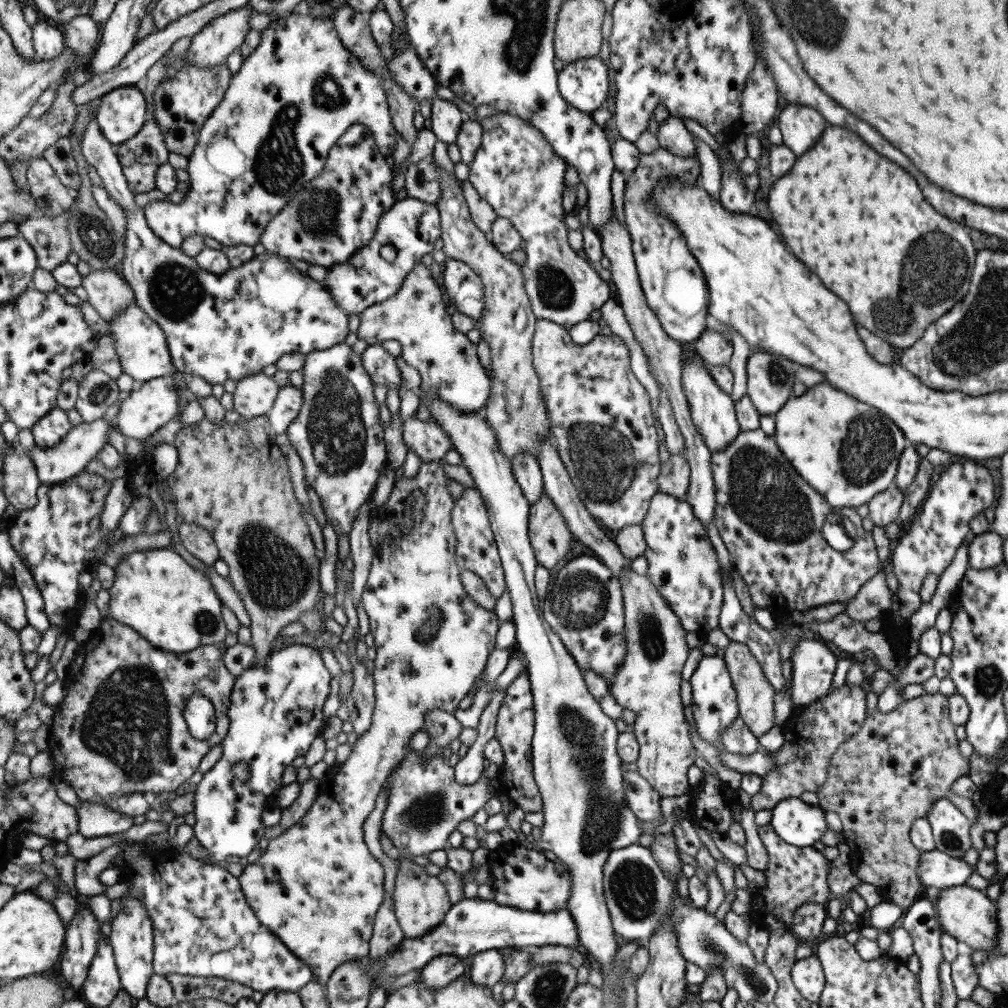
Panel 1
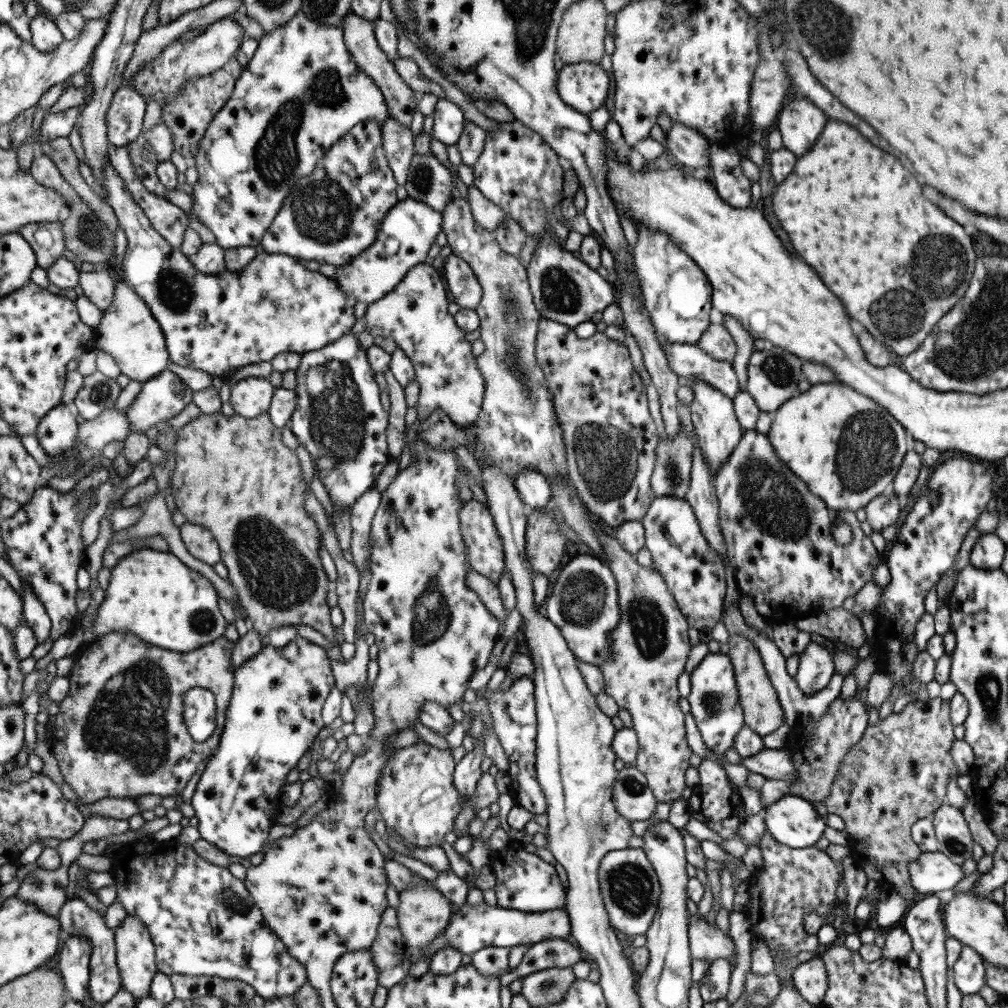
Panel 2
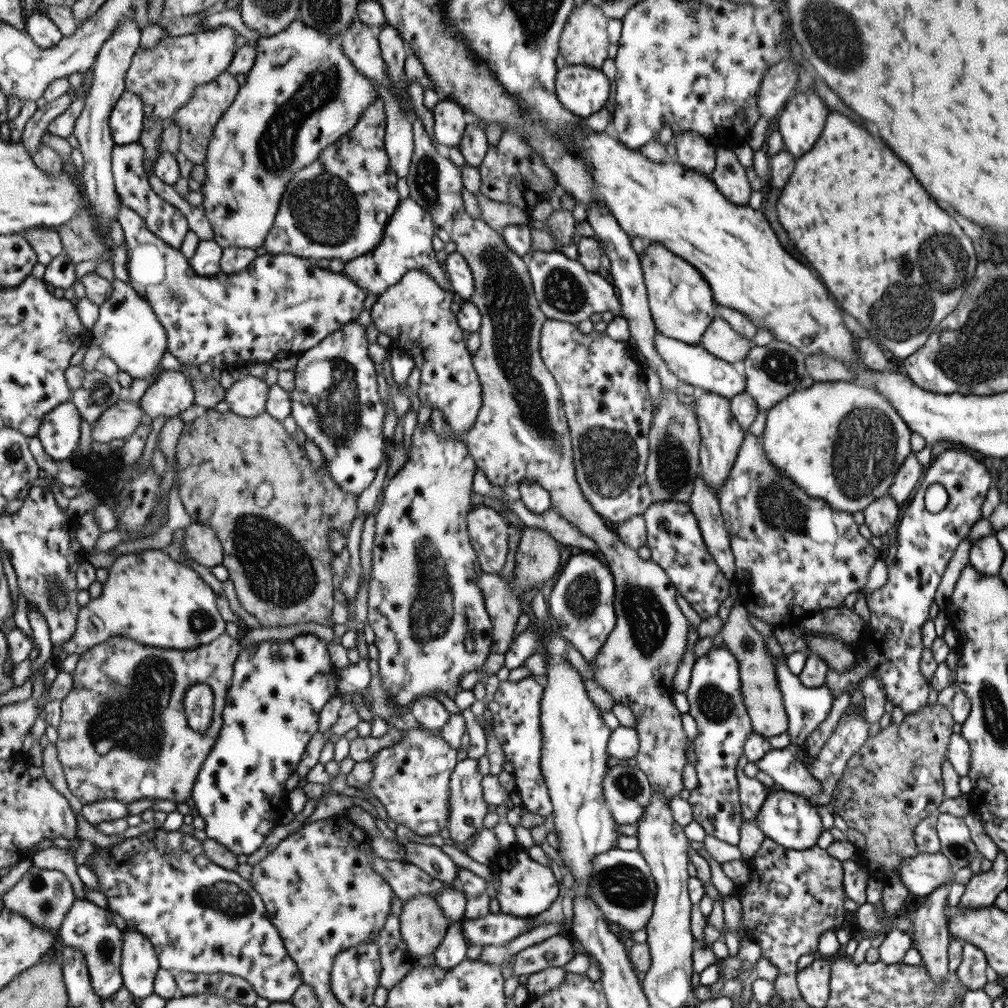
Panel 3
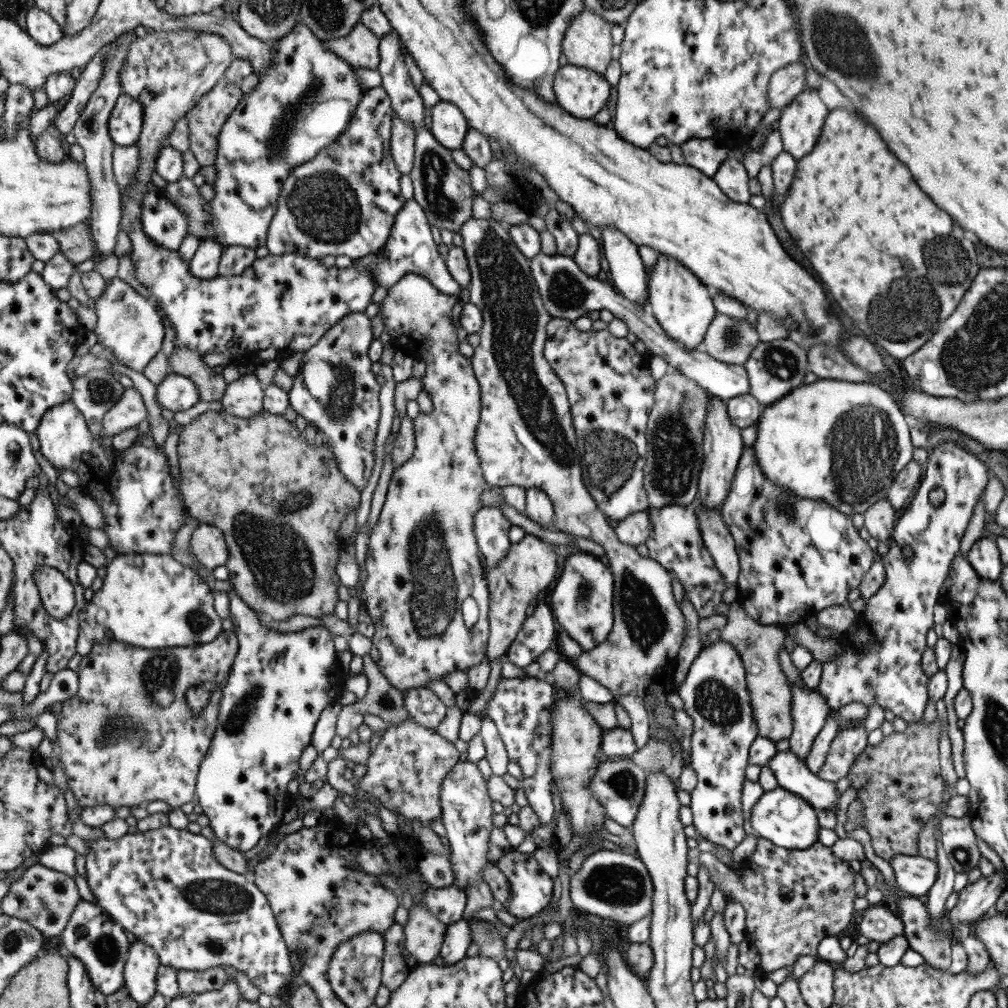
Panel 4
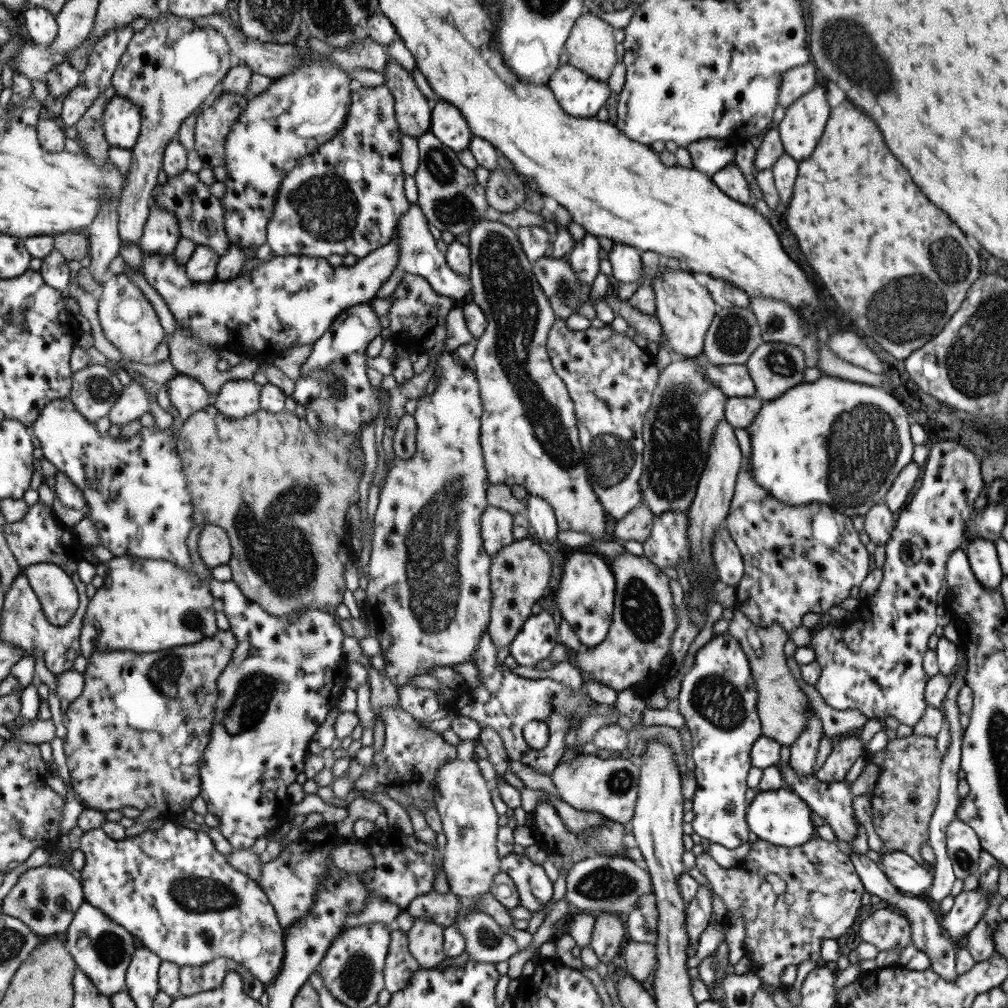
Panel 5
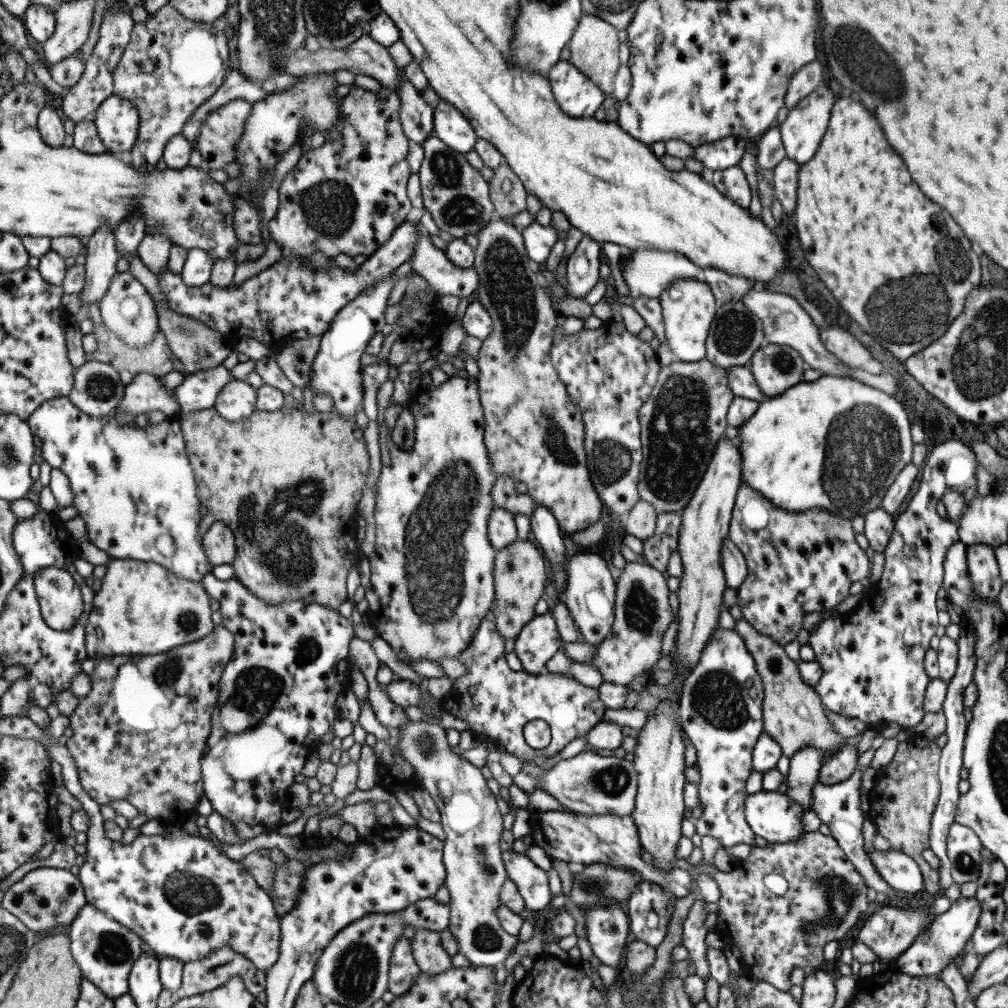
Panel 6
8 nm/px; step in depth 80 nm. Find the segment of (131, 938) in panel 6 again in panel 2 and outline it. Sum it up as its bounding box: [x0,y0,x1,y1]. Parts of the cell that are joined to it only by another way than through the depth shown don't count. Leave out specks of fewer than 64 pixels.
[58,897,124,1007]

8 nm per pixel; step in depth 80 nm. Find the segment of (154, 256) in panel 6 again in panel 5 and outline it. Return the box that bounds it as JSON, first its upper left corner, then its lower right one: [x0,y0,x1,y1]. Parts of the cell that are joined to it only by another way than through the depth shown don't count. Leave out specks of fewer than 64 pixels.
[139,200,182,255]

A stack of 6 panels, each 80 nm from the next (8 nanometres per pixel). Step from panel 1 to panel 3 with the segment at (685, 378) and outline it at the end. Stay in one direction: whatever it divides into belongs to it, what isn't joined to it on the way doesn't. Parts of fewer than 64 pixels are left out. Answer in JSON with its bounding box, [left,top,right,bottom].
[693,391,745,494]

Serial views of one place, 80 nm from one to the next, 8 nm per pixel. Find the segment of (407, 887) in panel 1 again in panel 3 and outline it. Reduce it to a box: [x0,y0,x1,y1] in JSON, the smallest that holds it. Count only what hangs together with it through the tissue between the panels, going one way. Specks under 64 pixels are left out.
[398,894,450,956]

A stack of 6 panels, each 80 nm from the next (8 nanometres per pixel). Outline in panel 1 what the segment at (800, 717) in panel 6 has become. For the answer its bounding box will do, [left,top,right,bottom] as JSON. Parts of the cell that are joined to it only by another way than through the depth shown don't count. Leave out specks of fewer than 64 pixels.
[722,641,774,737]

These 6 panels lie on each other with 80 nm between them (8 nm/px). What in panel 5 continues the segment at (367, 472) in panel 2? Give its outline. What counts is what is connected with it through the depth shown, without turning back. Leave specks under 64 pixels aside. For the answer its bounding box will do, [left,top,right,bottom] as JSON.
[290,301,381,436]

